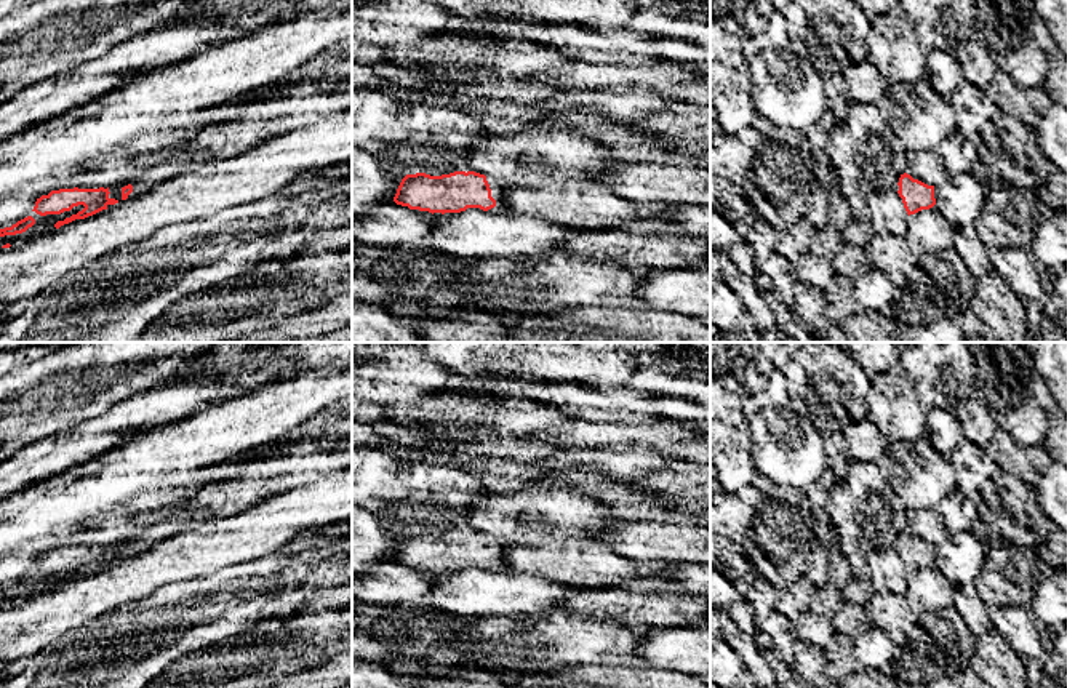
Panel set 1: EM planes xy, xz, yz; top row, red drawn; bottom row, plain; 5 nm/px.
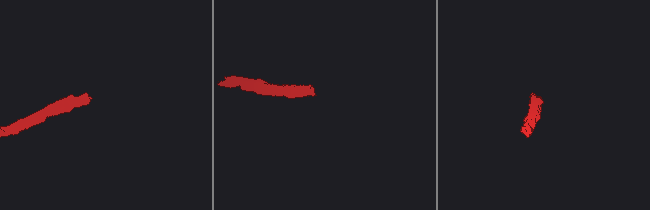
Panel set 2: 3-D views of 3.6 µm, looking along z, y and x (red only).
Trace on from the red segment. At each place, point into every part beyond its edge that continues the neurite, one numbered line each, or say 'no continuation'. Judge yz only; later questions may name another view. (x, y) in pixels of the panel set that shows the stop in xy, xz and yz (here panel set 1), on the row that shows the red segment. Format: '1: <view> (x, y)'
1: yz (927, 167)

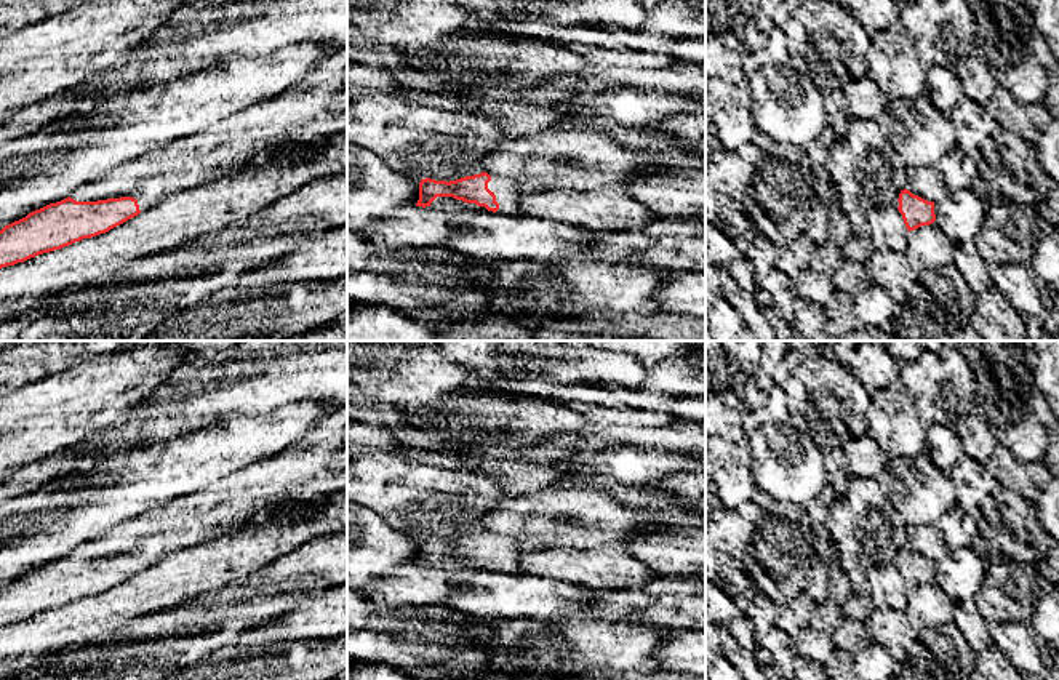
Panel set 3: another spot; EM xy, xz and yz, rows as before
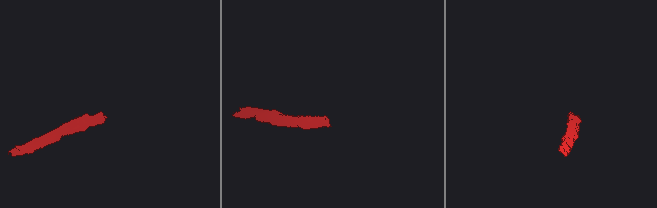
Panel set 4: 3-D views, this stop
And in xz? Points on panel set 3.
1: xz (458, 210)

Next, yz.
1: yz (927, 183)

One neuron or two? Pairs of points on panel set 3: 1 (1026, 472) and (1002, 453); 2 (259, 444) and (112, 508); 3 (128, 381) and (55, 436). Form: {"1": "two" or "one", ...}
{"1": "one", "2": "one", "3": "one"}

